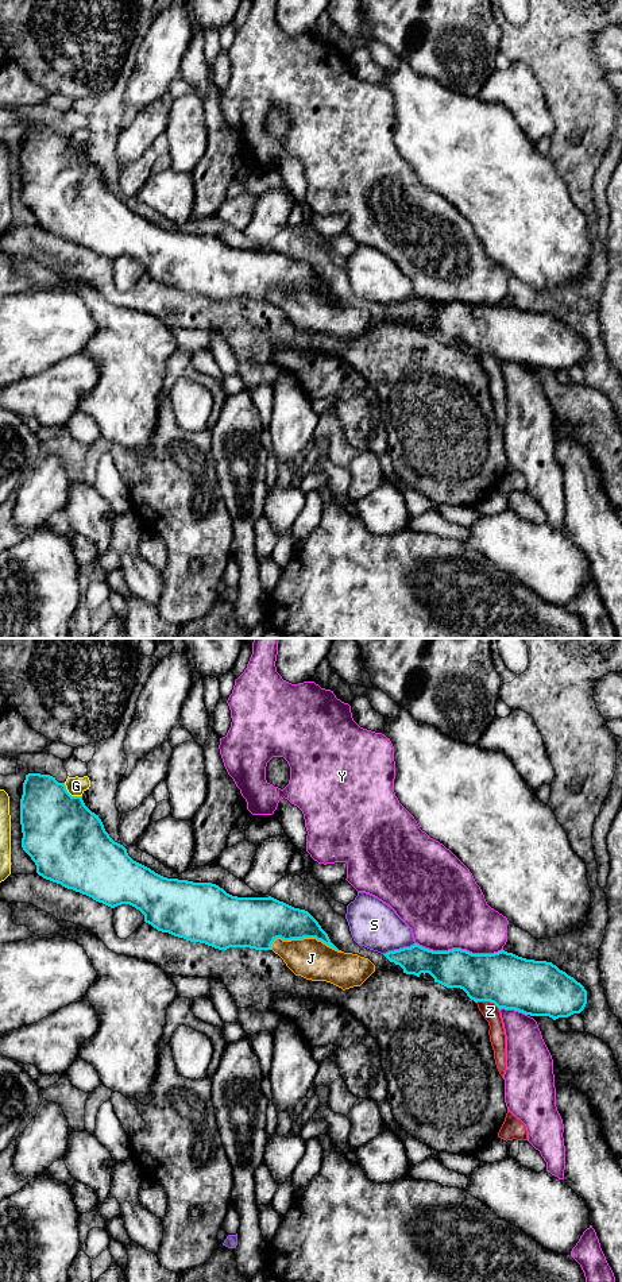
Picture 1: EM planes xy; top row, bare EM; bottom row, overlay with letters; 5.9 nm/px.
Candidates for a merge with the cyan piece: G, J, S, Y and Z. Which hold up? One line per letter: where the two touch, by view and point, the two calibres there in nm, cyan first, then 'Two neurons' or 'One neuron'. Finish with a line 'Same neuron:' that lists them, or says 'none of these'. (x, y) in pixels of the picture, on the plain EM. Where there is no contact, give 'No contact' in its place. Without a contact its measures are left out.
G: Touches cyan at xy (69, 146). Thickness 460 nm (cyan) against 110 nm. Two neurons
J: Touches cyan at xy (305, 289). Thickness 260 nm (cyan) against 240 nm. One neuron
S: Touches cyan at xy (400, 301). Thickness 170 nm (cyan) against 280 nm. Two neurons
Y: Touches cyan at xy (459, 301). Thickness 280 nm (cyan) against 480 nm. Two neurons
Z: Touches cyan at xy (489, 352). Thickness 320 nm (cyan) against 100 nm. Two neurons
Same neuron: J

